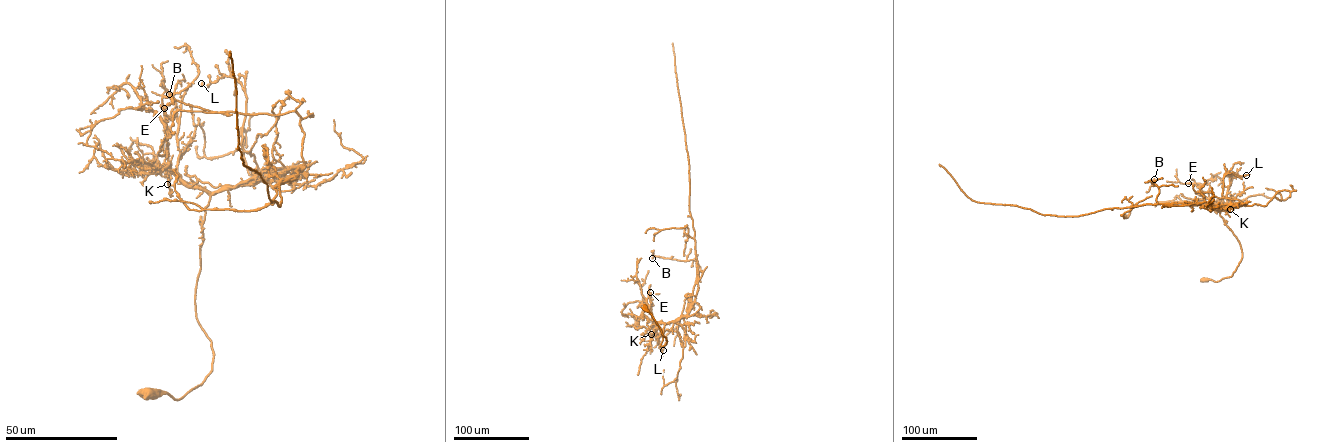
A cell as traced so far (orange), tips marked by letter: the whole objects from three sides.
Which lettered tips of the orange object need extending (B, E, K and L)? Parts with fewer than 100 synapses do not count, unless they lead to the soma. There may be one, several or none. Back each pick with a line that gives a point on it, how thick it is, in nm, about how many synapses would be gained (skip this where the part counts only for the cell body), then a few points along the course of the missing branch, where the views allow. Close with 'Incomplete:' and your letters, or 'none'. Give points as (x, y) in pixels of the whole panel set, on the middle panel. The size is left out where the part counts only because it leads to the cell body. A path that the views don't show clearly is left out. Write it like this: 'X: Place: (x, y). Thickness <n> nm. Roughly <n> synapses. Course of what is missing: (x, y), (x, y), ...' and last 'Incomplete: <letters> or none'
Incomplete: none

